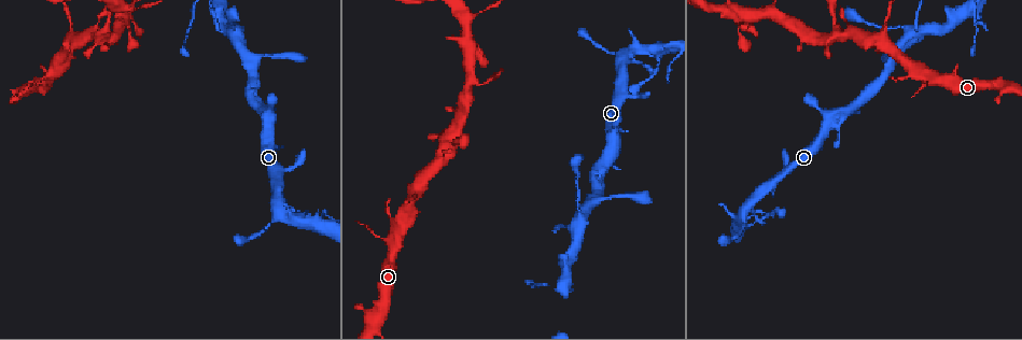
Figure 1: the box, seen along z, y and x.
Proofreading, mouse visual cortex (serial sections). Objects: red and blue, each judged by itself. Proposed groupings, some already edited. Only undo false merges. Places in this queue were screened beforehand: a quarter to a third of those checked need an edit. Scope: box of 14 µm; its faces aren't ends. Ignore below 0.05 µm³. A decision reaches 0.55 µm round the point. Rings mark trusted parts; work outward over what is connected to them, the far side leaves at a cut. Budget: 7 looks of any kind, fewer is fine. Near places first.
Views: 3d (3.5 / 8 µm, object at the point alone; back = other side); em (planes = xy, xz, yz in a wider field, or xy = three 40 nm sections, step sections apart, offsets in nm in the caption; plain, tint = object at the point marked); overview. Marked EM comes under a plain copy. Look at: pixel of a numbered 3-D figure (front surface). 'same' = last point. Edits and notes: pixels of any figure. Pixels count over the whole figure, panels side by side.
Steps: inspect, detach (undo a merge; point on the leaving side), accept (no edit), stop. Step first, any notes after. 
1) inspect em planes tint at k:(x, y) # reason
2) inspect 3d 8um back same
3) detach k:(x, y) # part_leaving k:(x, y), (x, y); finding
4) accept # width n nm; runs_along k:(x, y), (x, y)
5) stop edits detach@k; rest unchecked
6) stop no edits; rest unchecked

inspect 3d 8um at 1:(286, 168) # narrows sharply

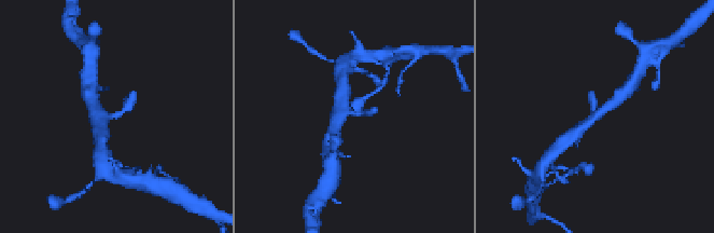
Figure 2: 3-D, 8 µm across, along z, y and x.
inspect 3d 3.5um at 2:(111, 117)

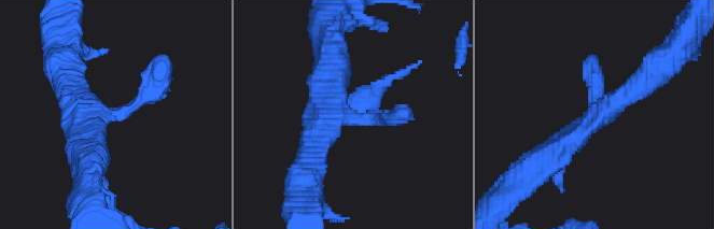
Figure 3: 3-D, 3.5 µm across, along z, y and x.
inspect em xy step 2 tint at 3:(113, 115) # need the tissue

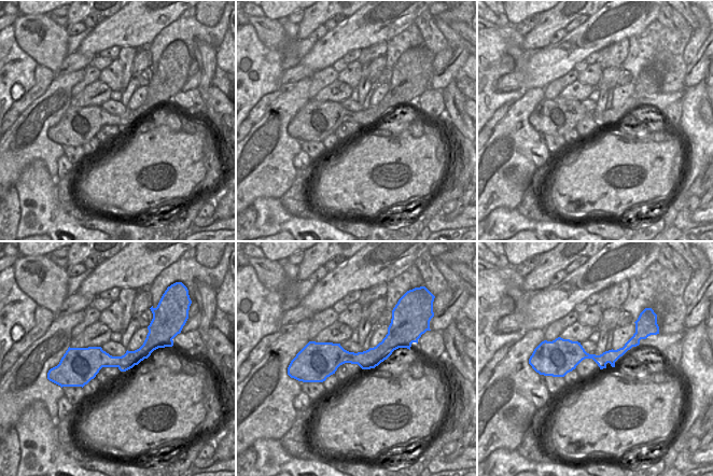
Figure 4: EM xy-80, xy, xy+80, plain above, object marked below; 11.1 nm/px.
accept # runs_along 3:(309, 153), (333, 116), (403, 114); continuous, no second cell

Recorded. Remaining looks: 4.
inspect 3d 3.5um at 1:(68, 32) # three-way junction

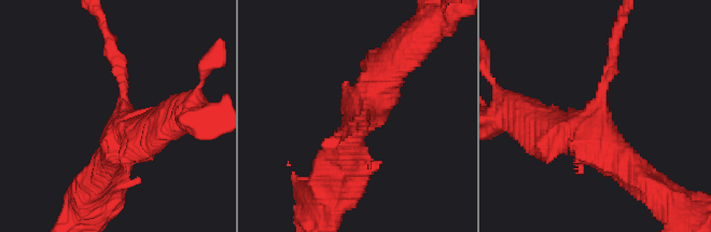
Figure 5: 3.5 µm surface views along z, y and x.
inspect em xy step 2 tint at 5:(598, 117) # arms 3; arm_widths 150, 450, 450 nm; shape alone is not enough

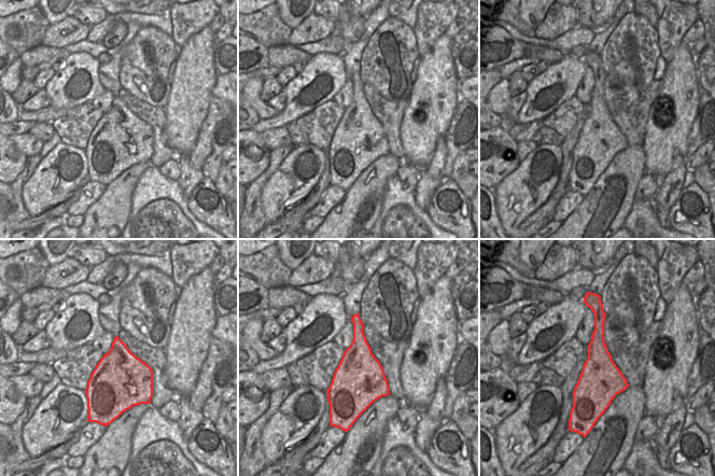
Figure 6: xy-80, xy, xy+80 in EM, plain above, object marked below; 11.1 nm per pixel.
inspect em xy step 3 tint same

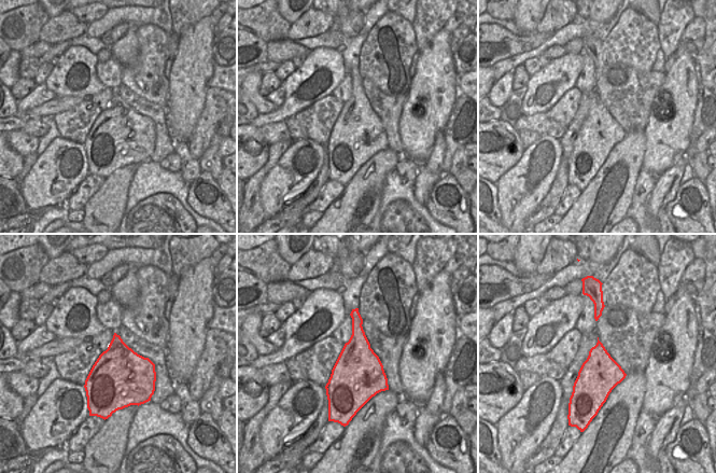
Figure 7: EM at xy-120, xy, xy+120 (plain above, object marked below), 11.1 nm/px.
accept # runs_along 5:(340, 153), (384, 68), (403, 52); continuous, no second cell

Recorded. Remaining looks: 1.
stop no edits; rest unchecked

